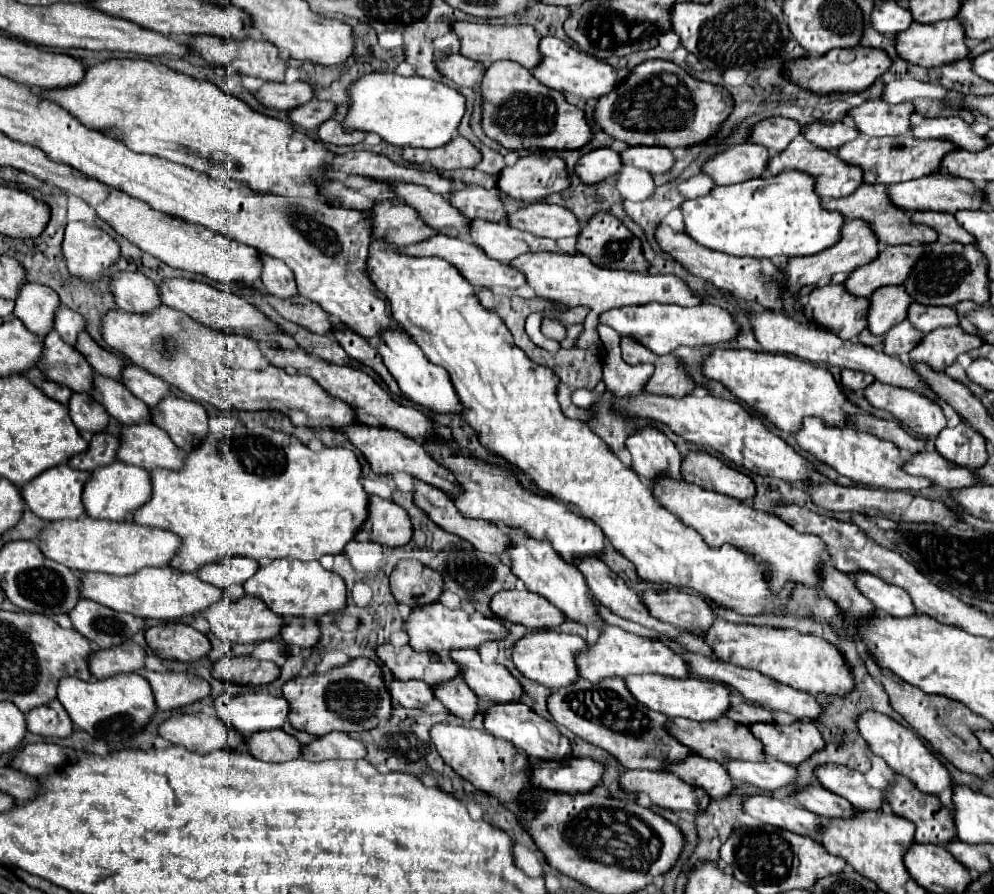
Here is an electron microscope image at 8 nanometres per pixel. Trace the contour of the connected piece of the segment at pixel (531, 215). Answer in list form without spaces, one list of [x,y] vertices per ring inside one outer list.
[[[534,203],[518,209],[516,213],[508,215],[508,223],[536,237],[548,237],[556,241],[564,237],[578,237],[582,229],[582,223],[570,209],[550,203]]]

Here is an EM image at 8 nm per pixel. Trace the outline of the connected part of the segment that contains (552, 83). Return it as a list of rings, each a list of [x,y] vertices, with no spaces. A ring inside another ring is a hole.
[[[542,37],[540,51],[542,51],[544,59],[532,71],[532,75],[536,79],[540,79],[544,85],[548,85],[550,89],[556,89],[556,91],[564,93],[564,97],[576,107],[584,107],[588,99],[600,99],[604,95],[608,95],[620,83],[620,79],[616,75],[616,69],[612,65],[608,65],[606,61],[598,61],[592,55],[586,55],[582,51],[576,51],[576,49],[568,47],[558,37]]]

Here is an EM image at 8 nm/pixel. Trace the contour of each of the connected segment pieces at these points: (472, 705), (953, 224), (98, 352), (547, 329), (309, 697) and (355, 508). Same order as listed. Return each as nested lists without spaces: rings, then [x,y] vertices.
[[[454,677],[450,681],[444,681],[436,687],[432,687],[434,697],[446,707],[450,709],[456,717],[460,719],[472,719],[476,713],[476,695],[472,693],[472,689],[468,689],[468,685],[464,685],[462,677]]]
[[[916,211],[912,215],[912,219],[916,223],[924,223],[930,227],[936,227],[940,235],[950,237],[956,243],[976,243],[972,235],[968,235],[964,231],[964,227],[956,221],[956,217],[952,213],[938,213],[938,211]]]
[[[82,331],[76,339],[76,345],[74,345],[76,351],[84,353],[84,357],[88,359],[90,367],[98,373],[98,375],[104,375],[104,377],[112,377],[112,379],[118,379],[122,377],[122,367],[124,367],[124,359],[116,353],[110,353],[106,349],[102,349],[100,345],[94,343],[92,337],[88,337],[86,331]]]
[[[544,318],[541,325],[541,331],[544,335],[557,341],[562,341],[566,337],[566,325],[558,320],[547,320]]]
[[[350,659],[346,665],[330,669],[326,673],[294,677],[284,683],[282,695],[290,705],[290,713],[288,713],[290,725],[298,731],[306,731],[316,737],[322,737],[324,733],[330,733],[330,731],[344,731],[344,733],[358,731],[360,733],[360,731],[374,729],[376,725],[380,725],[382,721],[390,717],[390,709],[392,709],[392,699],[388,697],[388,689],[384,687],[384,681],[382,681],[382,669],[370,659]]]
[[[234,427],[226,433],[208,433],[204,441],[200,441],[192,451],[186,453],[184,457],[184,465],[178,471],[168,471],[168,469],[152,469],[150,471],[152,477],[152,497],[146,505],[142,505],[140,509],[136,509],[132,513],[134,523],[140,525],[152,525],[152,527],[162,527],[162,529],[170,529],[172,533],[176,533],[182,541],[180,551],[176,553],[176,557],[170,561],[170,567],[184,571],[184,573],[194,573],[200,565],[224,559],[224,557],[232,557],[232,555],[244,555],[256,561],[262,559],[300,559],[300,561],[312,561],[312,559],[320,559],[322,555],[338,555],[344,551],[344,545],[356,535],[356,529],[360,529],[360,525],[366,521],[368,517],[368,493],[362,489],[360,485],[360,463],[356,459],[356,455],[350,449],[344,447],[326,447],[322,451],[312,451],[308,449],[304,443],[300,443],[294,435],[282,433],[282,431],[274,431],[268,427]]]

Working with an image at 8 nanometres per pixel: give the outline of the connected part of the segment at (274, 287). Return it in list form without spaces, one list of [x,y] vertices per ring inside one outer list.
[[[262,255],[264,257],[264,273],[262,273],[262,287],[266,293],[278,299],[294,299],[298,295],[294,273],[286,267],[284,261]]]

